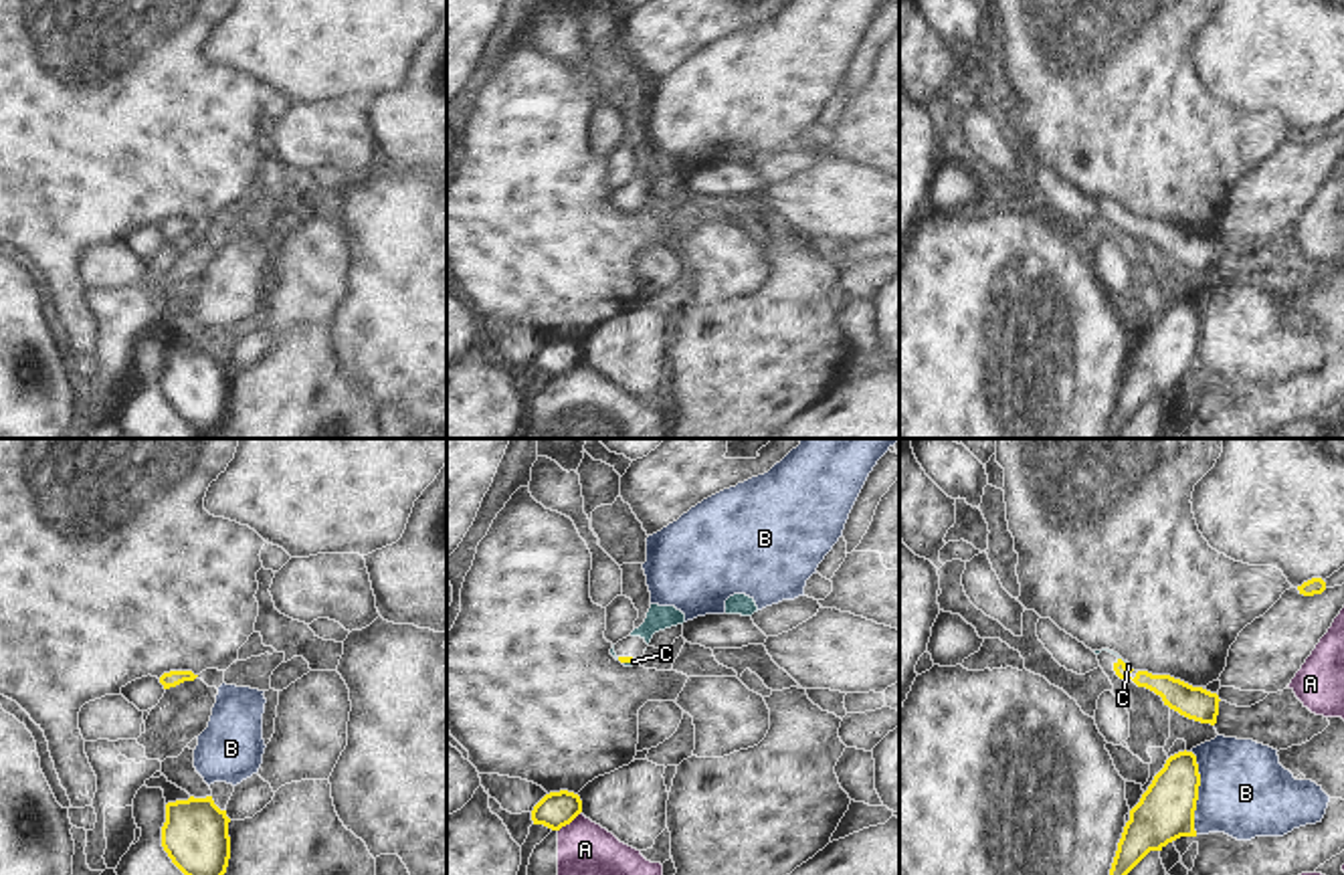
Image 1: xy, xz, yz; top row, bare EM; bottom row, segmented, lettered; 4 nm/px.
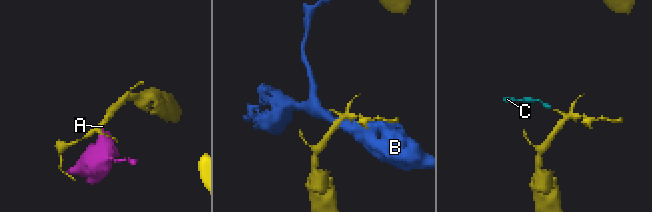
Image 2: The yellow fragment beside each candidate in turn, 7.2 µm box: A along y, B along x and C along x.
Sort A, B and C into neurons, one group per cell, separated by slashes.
A / B / C

